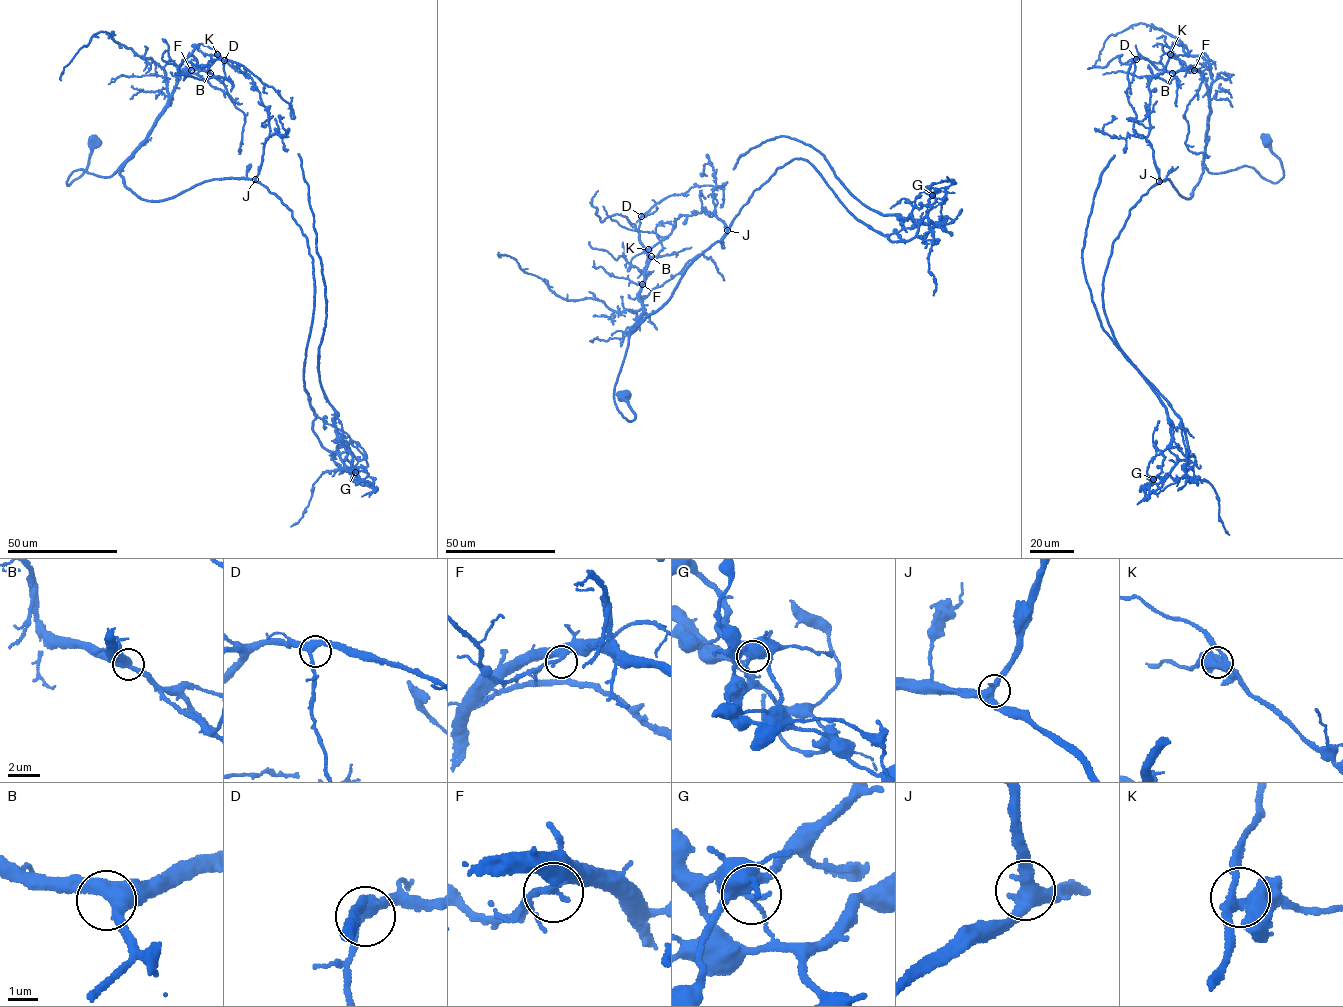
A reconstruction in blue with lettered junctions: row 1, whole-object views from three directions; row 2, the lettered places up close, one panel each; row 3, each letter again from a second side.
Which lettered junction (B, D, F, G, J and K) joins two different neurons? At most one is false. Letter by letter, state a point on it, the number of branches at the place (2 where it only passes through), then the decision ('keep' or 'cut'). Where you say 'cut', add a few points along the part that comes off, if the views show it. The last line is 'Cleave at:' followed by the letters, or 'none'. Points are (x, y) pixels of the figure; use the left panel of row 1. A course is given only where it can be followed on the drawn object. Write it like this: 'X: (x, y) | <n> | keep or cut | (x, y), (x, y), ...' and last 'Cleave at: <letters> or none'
B: (210, 73) | 3 | keep
D: (224, 60) | 3 | keep
F: (191, 70) | 3 | keep
G: (355, 472) | 4 | cut | (356, 472), (335, 431), (335, 408), (323, 391), (318, 370), (325, 288), (308, 185), (298, 153)
J: (255, 179) | 3 | keep
K: (217, 54) | 4 | keep
Cleave at: G

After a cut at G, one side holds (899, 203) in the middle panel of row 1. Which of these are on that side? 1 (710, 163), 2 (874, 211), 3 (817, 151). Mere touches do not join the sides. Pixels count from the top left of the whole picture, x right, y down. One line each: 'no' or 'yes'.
1: no
2: yes
3: yes

